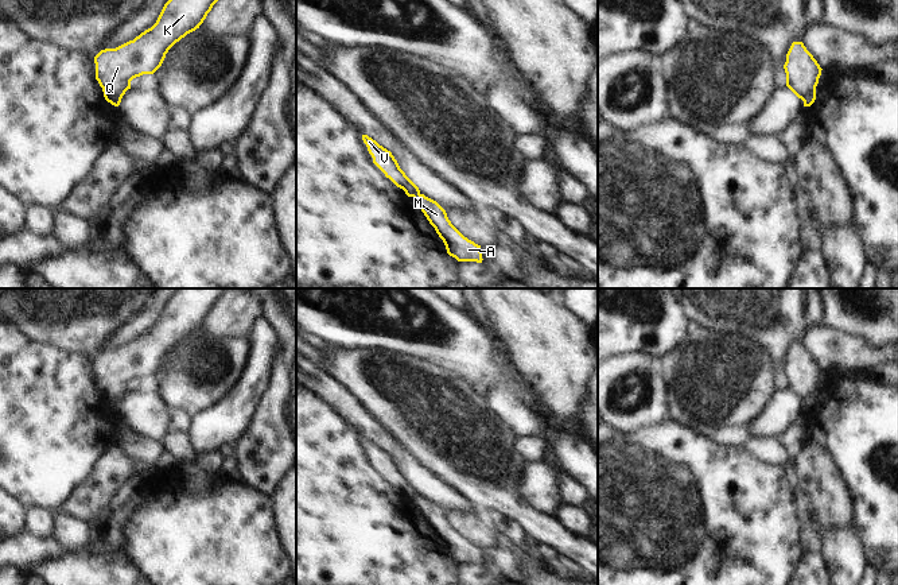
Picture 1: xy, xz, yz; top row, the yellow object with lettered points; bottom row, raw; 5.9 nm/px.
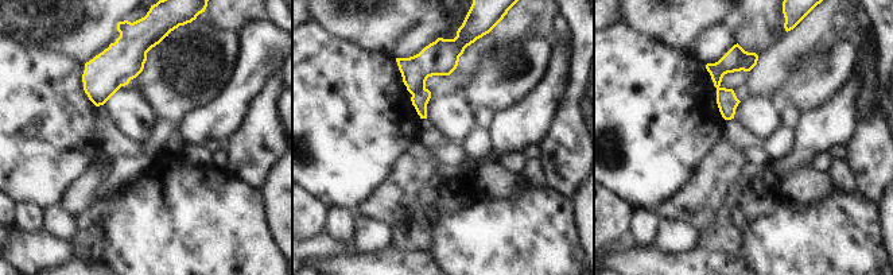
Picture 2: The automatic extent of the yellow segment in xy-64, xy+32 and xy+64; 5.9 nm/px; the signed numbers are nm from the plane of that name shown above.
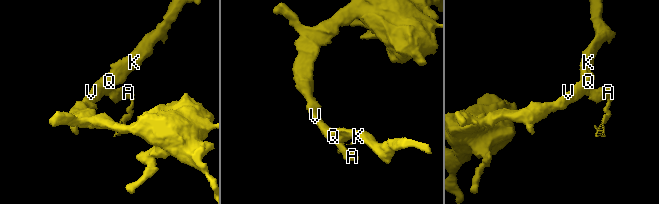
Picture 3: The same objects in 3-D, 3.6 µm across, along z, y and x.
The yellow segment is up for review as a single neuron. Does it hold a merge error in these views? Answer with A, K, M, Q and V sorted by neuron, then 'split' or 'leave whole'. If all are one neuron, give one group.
A M / K Q V; split

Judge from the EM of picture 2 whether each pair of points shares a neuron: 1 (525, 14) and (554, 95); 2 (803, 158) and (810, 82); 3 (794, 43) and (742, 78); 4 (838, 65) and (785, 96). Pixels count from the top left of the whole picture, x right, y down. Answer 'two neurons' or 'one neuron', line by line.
1: two neurons
2: two neurons
3: two neurons
4: one neuron

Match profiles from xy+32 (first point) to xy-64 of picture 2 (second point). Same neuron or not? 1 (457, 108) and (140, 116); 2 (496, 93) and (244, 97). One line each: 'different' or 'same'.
1: same
2: different

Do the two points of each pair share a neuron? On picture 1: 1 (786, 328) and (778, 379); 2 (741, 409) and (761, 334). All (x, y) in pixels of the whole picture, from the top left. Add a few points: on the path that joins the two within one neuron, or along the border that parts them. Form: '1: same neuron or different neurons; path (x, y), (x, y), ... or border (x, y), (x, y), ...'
1: same neuron; path (777, 340), (777, 367)
2: different neurons; border (727, 334), (739, 334), (757, 347), (772, 375)

